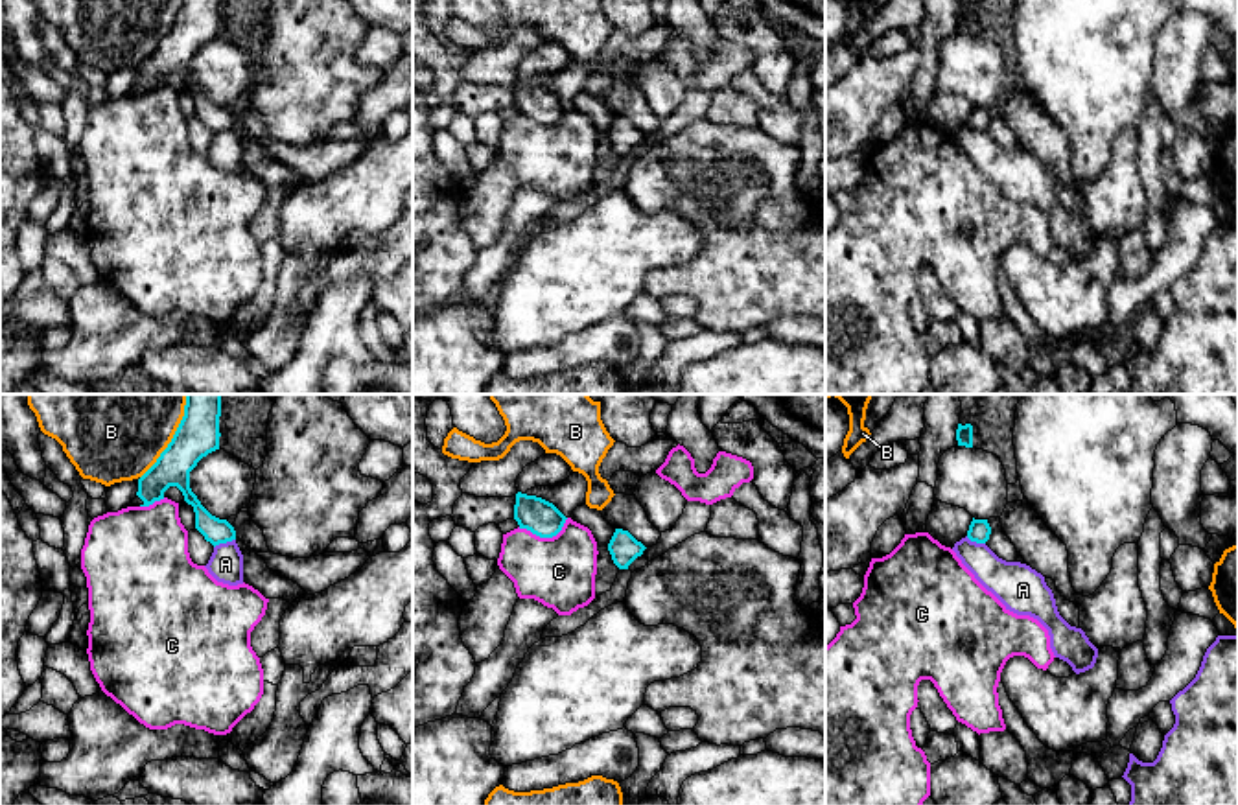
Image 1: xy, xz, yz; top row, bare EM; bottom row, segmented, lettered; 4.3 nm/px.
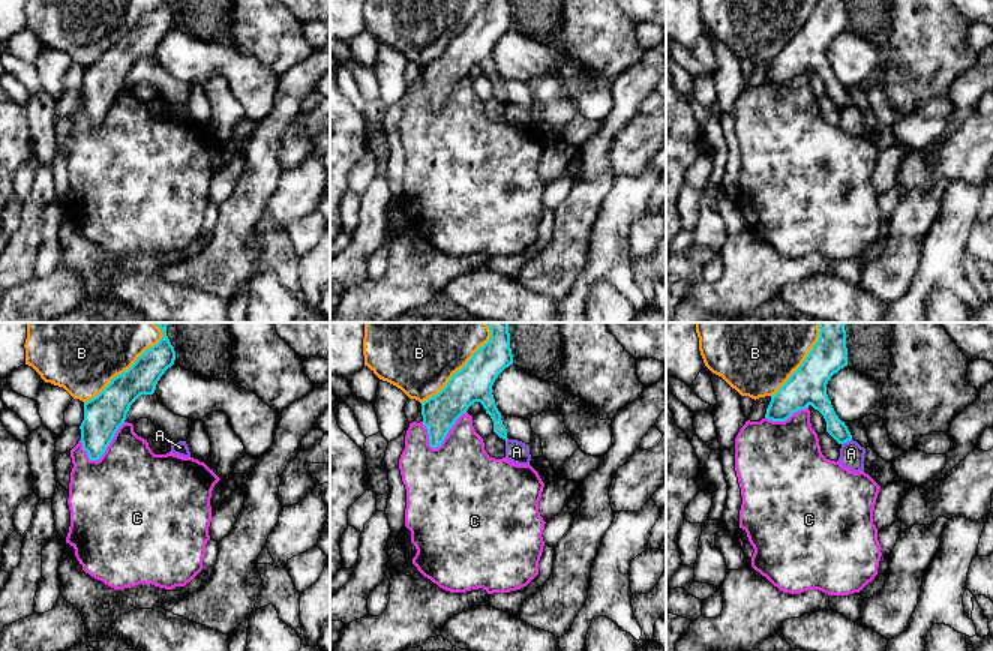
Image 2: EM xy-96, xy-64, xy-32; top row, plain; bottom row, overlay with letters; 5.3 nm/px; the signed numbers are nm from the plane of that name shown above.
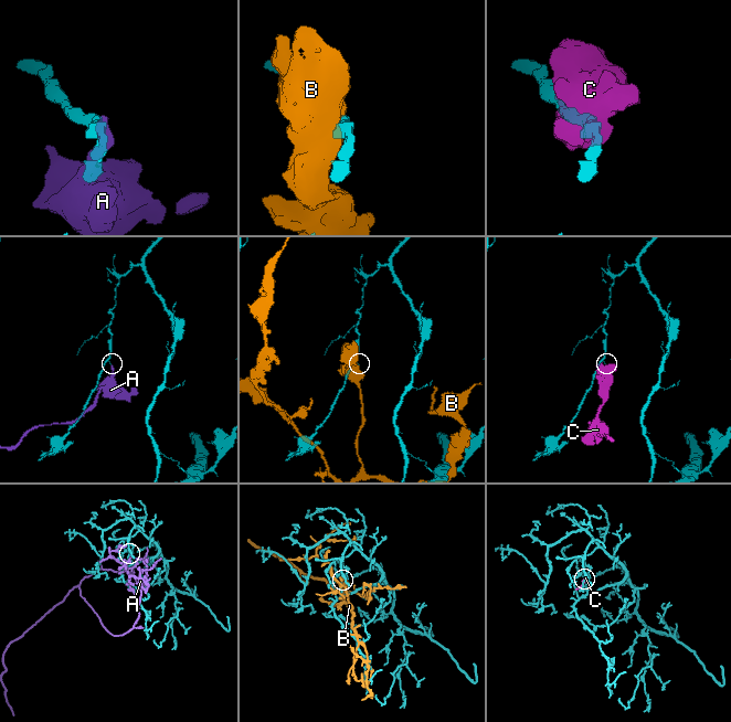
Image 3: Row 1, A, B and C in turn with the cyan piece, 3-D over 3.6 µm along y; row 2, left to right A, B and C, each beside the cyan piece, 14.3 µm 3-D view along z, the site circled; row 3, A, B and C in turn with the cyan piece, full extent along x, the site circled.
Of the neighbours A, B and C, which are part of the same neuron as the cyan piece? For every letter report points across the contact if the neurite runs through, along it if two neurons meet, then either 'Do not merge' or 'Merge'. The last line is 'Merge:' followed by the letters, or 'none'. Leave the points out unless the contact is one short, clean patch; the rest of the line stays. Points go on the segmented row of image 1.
A: Boundary: xy (234, 538), (214, 548). Do not merge
B: Do not merge
C: Do not merge
Merge: none

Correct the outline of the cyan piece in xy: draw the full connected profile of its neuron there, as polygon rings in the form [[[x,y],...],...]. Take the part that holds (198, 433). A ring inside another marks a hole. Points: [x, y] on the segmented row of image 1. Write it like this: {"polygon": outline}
{"polygon": [[[186,394],[184,416],[157,462],[138,479],[136,496],[149,507],[164,499],[169,486],[177,486],[184,501],[193,507],[195,529],[214,547],[236,540],[227,519],[212,516],[190,488],[190,472],[208,453],[219,449],[221,394]]]}

